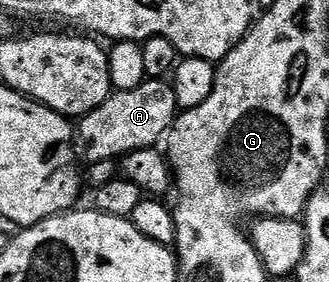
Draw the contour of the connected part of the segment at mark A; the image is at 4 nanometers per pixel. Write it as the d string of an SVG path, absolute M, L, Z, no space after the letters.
M148 79L133 91L112 92L101 107L78 118L74 143L78 160L87 165L115 161L133 151L158 146L174 125L178 109L174 84L163 79Z

